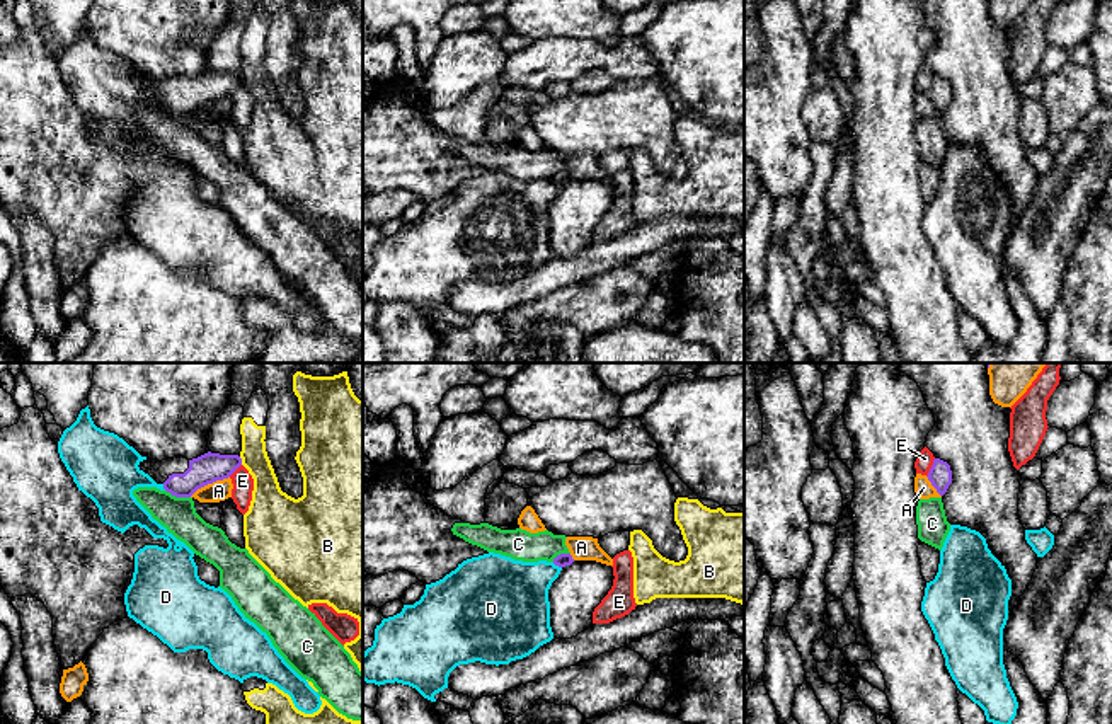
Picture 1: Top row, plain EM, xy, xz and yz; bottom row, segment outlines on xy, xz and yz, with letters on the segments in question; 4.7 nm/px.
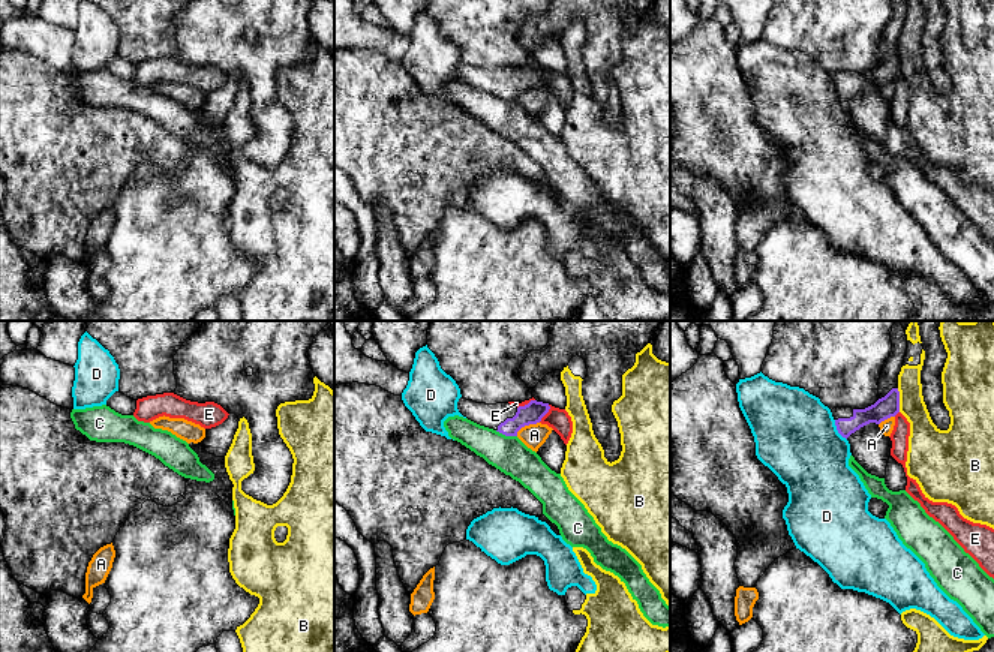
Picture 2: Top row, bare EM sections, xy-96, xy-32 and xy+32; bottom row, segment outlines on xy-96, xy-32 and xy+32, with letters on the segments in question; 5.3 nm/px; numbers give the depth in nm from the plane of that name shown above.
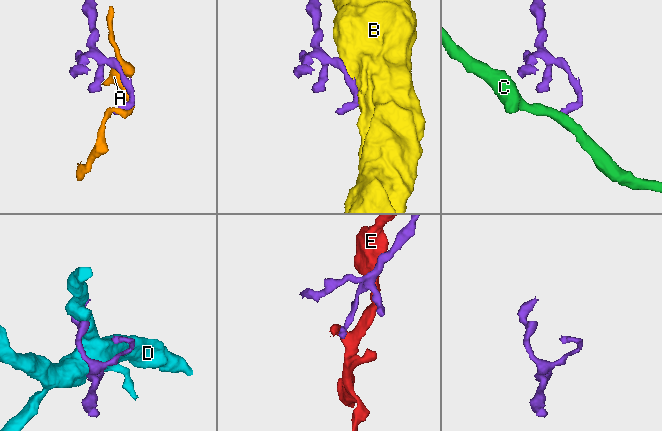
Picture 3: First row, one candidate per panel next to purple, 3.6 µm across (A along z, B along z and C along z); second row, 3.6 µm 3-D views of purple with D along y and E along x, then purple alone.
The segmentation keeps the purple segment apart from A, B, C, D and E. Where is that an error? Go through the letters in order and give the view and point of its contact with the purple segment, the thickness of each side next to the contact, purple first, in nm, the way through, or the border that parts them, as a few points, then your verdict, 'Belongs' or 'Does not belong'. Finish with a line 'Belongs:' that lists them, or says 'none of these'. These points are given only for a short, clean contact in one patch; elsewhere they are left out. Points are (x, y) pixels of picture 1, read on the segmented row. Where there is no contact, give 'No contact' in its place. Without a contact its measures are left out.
A: Touches purple at xy (208, 482). Thickness 140 nm (purple) against 100 nm. Does not belong
B: Touches purple at xy (240, 460). Thickness 140 nm (purple) against 180 nm. Does not belong
C: Touches purple at xy (177, 496). Thickness 140 nm (purple) against 170 nm. Boundary: xy (166, 489), (176, 496), (189, 498). Does not belong
D: Touches purple at xz (557, 564). Thickness 60 nm (purple) against 320 nm. Does not belong
E: Touches purple at yz (932, 467). Thickness 110 nm (purple) against 80 nm. Does not belong
Belongs: none of these

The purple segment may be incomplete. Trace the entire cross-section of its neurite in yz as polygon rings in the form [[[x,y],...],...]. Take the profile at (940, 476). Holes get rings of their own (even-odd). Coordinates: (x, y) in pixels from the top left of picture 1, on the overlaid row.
[[[935,458],[926,477],[931,482],[931,486],[937,489],[937,492],[943,496],[949,486],[952,484],[950,465],[940,458]]]

